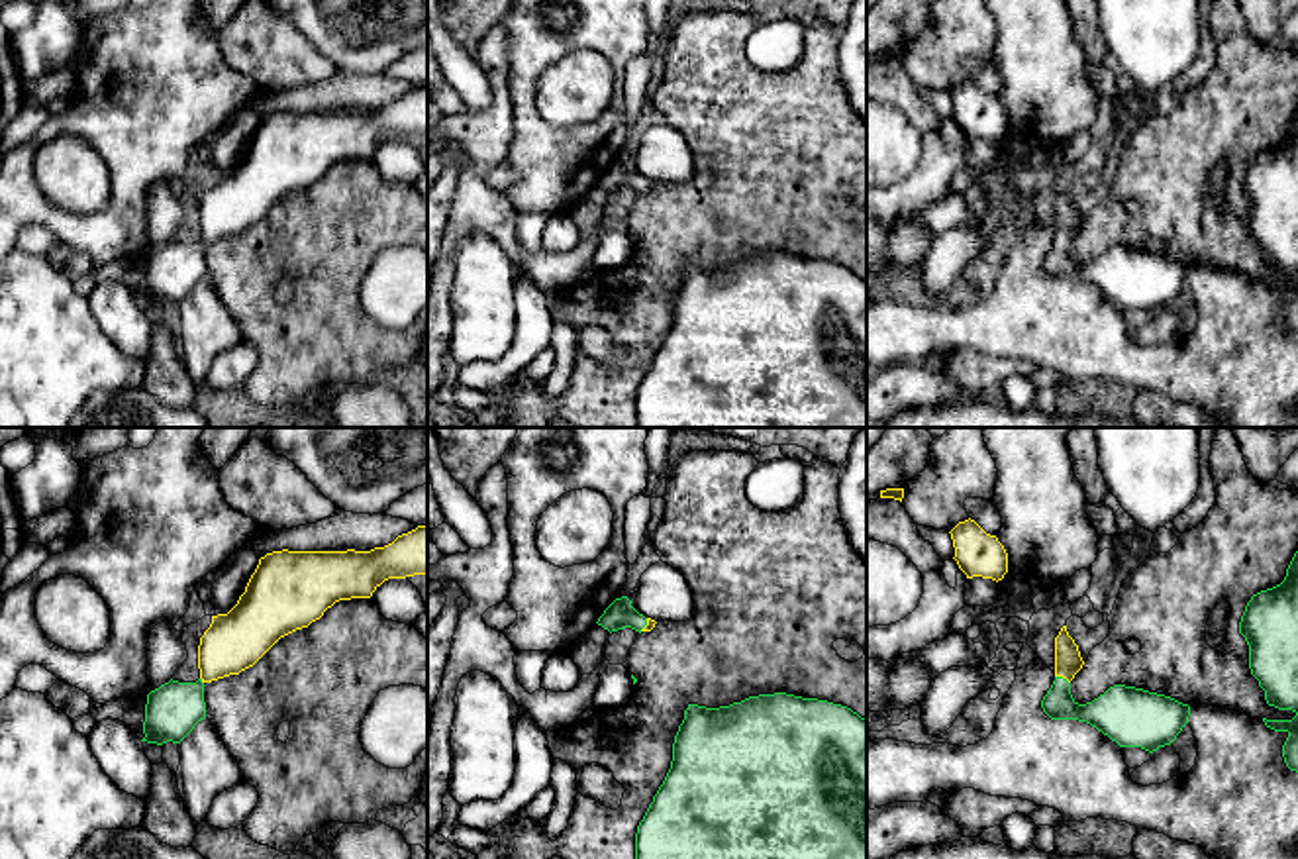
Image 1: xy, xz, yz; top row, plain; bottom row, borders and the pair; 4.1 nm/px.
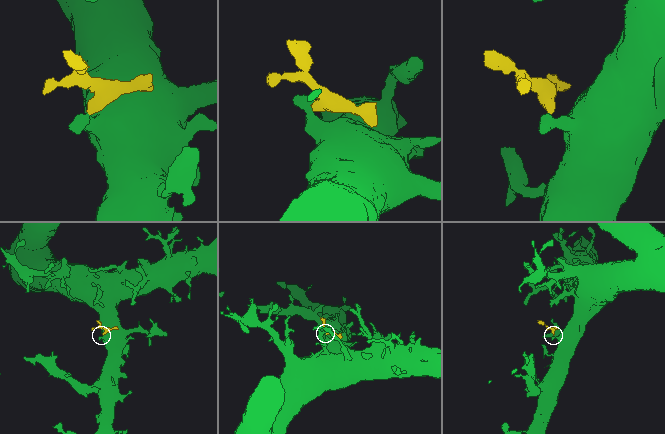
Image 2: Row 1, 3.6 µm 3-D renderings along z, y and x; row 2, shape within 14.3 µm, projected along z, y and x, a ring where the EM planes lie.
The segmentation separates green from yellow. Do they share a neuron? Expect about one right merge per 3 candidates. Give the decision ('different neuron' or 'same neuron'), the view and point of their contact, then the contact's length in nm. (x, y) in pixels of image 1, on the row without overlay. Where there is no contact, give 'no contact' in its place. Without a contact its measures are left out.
same neuron | yz (1061, 238) | 70 nm

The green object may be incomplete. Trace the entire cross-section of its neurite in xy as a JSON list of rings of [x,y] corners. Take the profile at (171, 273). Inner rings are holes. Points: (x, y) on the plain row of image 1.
[[[427,84],[371,112],[273,112],[259,120],[245,153],[227,175],[212,177],[200,198],[196,243],[169,241],[147,255],[141,302],[180,304],[206,278],[204,245],[253,227],[280,198],[308,188],[339,161],[371,159],[388,139],[427,133]]]

